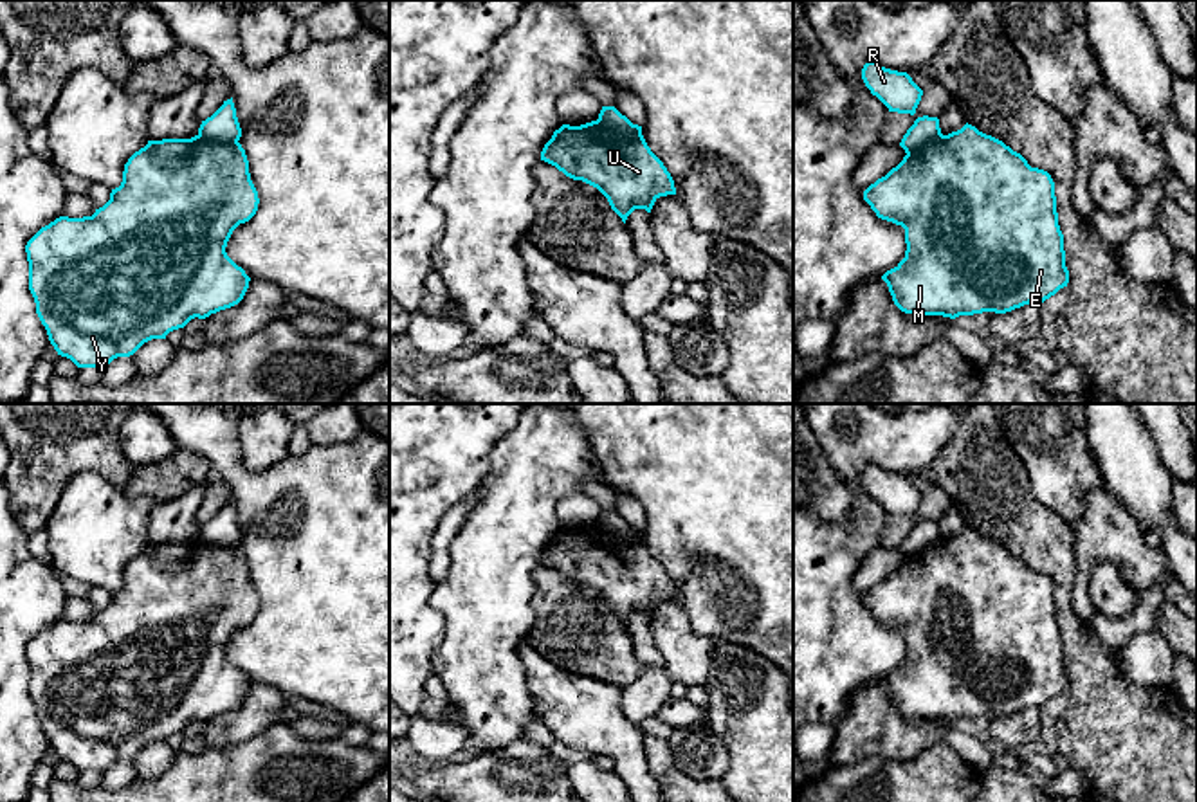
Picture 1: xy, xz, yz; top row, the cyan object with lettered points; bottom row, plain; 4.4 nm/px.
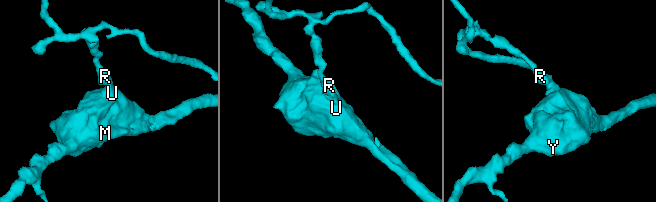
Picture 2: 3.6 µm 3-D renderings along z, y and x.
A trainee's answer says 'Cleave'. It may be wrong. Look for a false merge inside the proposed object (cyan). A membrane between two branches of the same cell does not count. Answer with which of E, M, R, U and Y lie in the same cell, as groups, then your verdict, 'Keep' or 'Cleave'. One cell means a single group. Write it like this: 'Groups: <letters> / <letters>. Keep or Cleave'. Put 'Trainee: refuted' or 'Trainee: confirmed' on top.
Trainee: confirmed
Groups: E M U Y / R. Cleave

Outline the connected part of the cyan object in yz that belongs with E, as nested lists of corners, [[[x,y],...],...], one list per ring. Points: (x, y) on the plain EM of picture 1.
[[[968,526],[907,557],[863,595],[863,604],[878,622],[905,633],[905,661],[882,679],[894,708],[905,717],[950,723],[982,715],[1006,717],[1029,706],[1042,708],[1069,687],[1051,579],[1031,571],[1020,557]]]

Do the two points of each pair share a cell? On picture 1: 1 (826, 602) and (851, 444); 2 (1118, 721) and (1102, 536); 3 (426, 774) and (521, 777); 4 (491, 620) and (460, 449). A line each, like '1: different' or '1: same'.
1: same
2: different
3: same
4: different

